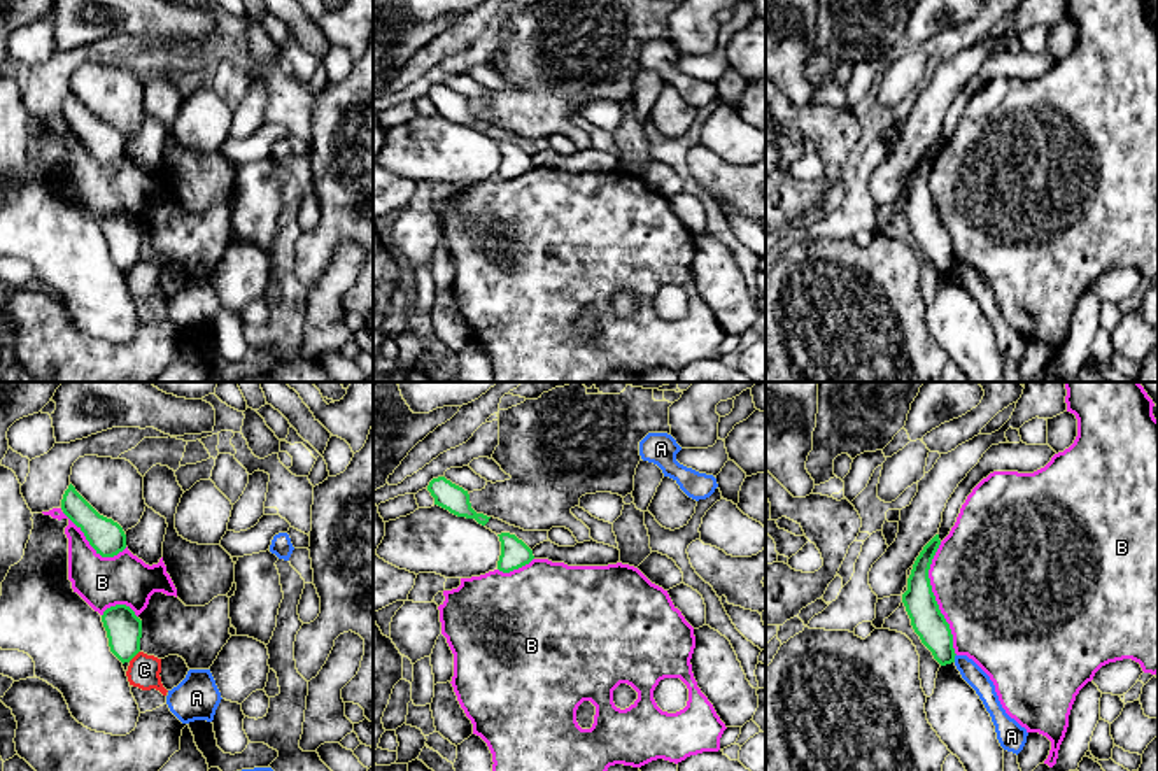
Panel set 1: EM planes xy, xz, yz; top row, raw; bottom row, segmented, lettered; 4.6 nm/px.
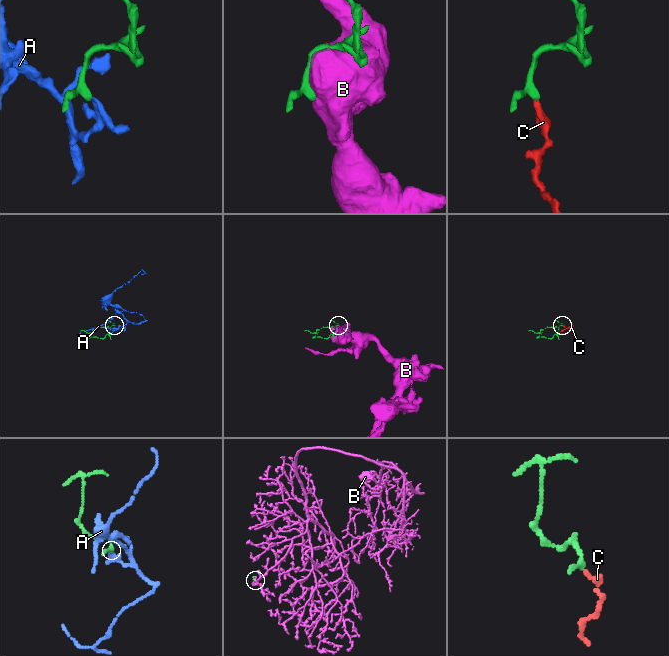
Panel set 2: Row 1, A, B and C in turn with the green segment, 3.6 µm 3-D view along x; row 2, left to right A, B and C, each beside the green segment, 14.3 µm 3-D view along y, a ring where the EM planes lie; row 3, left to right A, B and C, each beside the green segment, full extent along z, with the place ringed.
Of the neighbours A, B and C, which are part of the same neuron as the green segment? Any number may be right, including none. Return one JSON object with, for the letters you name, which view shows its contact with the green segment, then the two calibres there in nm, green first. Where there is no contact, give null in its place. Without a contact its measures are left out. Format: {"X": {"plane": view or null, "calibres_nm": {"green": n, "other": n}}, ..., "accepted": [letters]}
{"accepted": []}

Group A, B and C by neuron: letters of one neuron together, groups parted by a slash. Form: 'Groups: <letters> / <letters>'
Groups: A / B / C

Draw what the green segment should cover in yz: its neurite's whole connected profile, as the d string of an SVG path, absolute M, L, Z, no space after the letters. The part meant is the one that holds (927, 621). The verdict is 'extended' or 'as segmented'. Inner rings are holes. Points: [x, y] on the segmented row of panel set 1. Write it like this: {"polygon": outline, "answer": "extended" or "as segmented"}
{"polygon": "M936 534L916 557L907 578L907 591L902 594L902 603L921 643L932 652L941 666L946 666L955 662L957 655L953 634L939 610L929 578L929 569L939 545L941 540L939 534Z", "answer": "as segmented"}

